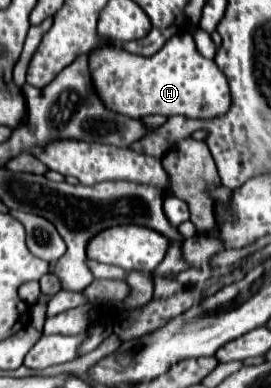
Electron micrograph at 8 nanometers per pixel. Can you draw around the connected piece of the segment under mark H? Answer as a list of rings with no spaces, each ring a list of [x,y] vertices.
[[[190,33],[179,34],[162,47],[162,51],[152,57],[132,55],[118,47],[102,47],[90,53],[90,73],[96,83],[96,91],[104,99],[104,105],[120,111],[130,117],[146,117],[146,115],[186,115],[194,119],[210,119],[218,113],[224,113],[230,107],[230,91],[228,81],[214,61],[204,59],[198,51]]]

